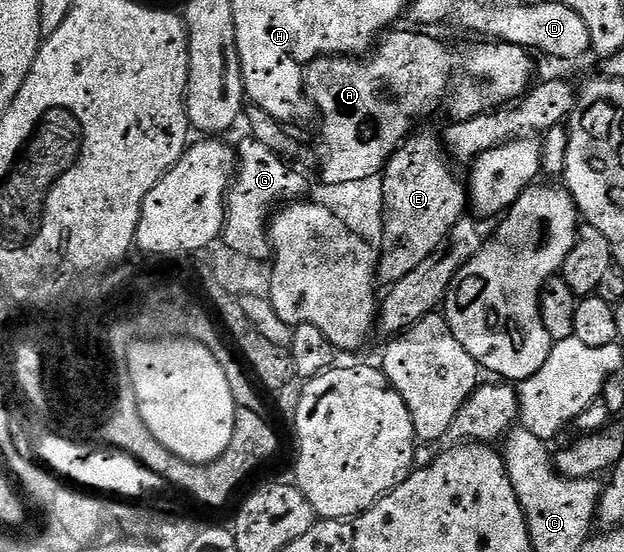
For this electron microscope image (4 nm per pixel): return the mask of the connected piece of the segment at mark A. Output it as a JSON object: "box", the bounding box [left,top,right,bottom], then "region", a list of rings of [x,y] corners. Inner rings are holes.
{"box":[304,31,453,184],"region":[[[389,31],[377,45],[376,54],[365,58],[351,56],[330,56],[314,59],[304,72],[304,95],[309,105],[314,104],[320,114],[320,136],[324,146],[320,150],[321,183],[342,184],[354,183],[383,173],[393,153],[399,151],[415,131],[416,122],[430,117],[438,108],[453,79],[440,76],[441,39],[430,37],[426,32]],[[382,91],[392,92],[380,96]]]}

